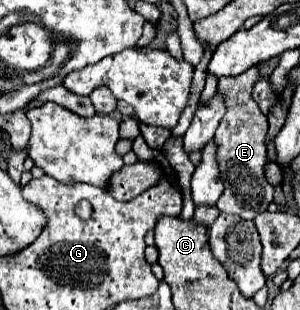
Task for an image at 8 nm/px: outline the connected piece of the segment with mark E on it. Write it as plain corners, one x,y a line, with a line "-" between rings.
253,65
239,77
221,77
217,93
225,101
225,117
219,123
215,145
217,145
217,165
221,181
225,185
223,197
217,201
221,213
239,215
243,219
253,219
257,213
265,211
273,201
273,187
265,181
263,167
267,163
265,135
267,135
267,117
261,113
259,105
251,97
253,85
261,79
261,65

